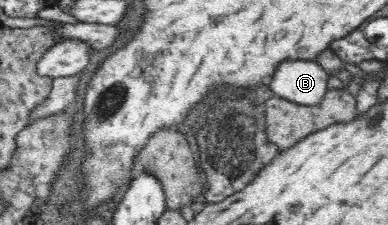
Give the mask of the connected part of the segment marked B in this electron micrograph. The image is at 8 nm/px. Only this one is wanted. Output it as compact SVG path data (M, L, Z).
M285 61L271 81L271 90L290 103L315 107L322 103L327 93L330 76L318 62Z

